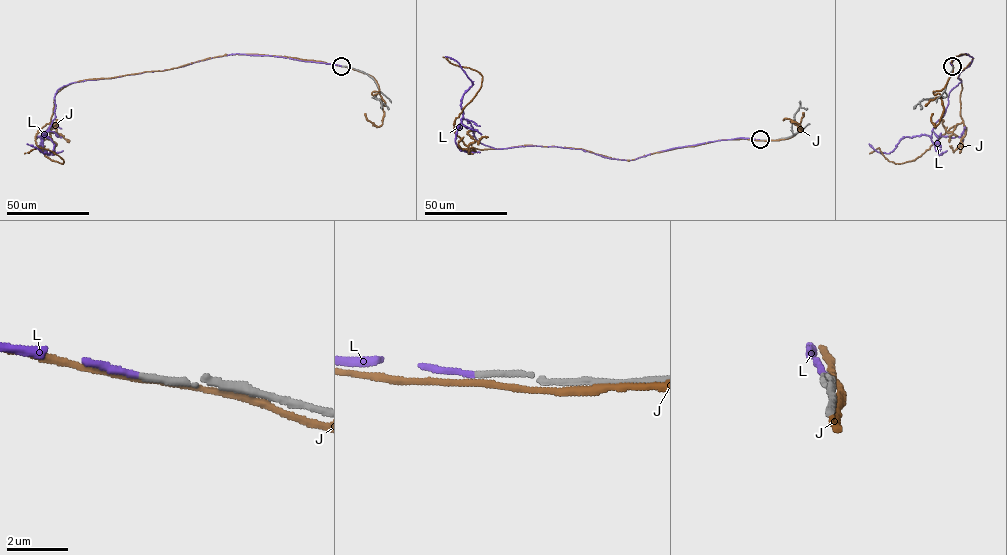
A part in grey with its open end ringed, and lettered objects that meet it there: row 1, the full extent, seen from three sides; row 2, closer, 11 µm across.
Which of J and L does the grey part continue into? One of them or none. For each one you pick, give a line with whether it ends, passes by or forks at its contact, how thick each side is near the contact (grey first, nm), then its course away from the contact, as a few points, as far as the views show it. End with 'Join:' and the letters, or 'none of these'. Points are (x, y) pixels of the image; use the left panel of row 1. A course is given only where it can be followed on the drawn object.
L: it ends there; 240 nm thick on the grey side, 200 nm on the other; it runs (342, 66), (235, 53), (70, 83), (57, 90), (55, 117), (42, 135), (53, 149), (43, 152), (26, 143)
Join: L

